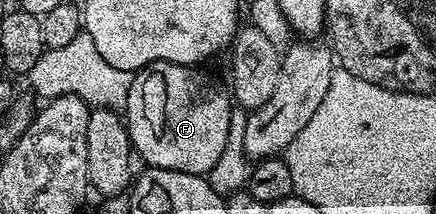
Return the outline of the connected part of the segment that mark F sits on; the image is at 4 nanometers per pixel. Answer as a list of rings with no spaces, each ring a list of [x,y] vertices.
[[[156,61],[154,65],[136,70],[123,116],[129,126],[129,140],[133,142],[136,156],[140,160],[142,157],[146,166],[207,175],[215,163],[219,163],[219,155],[230,148],[229,124],[233,121],[233,113],[229,110],[230,94],[220,93],[215,86],[200,81],[193,73],[196,72],[190,66],[170,61]]]

